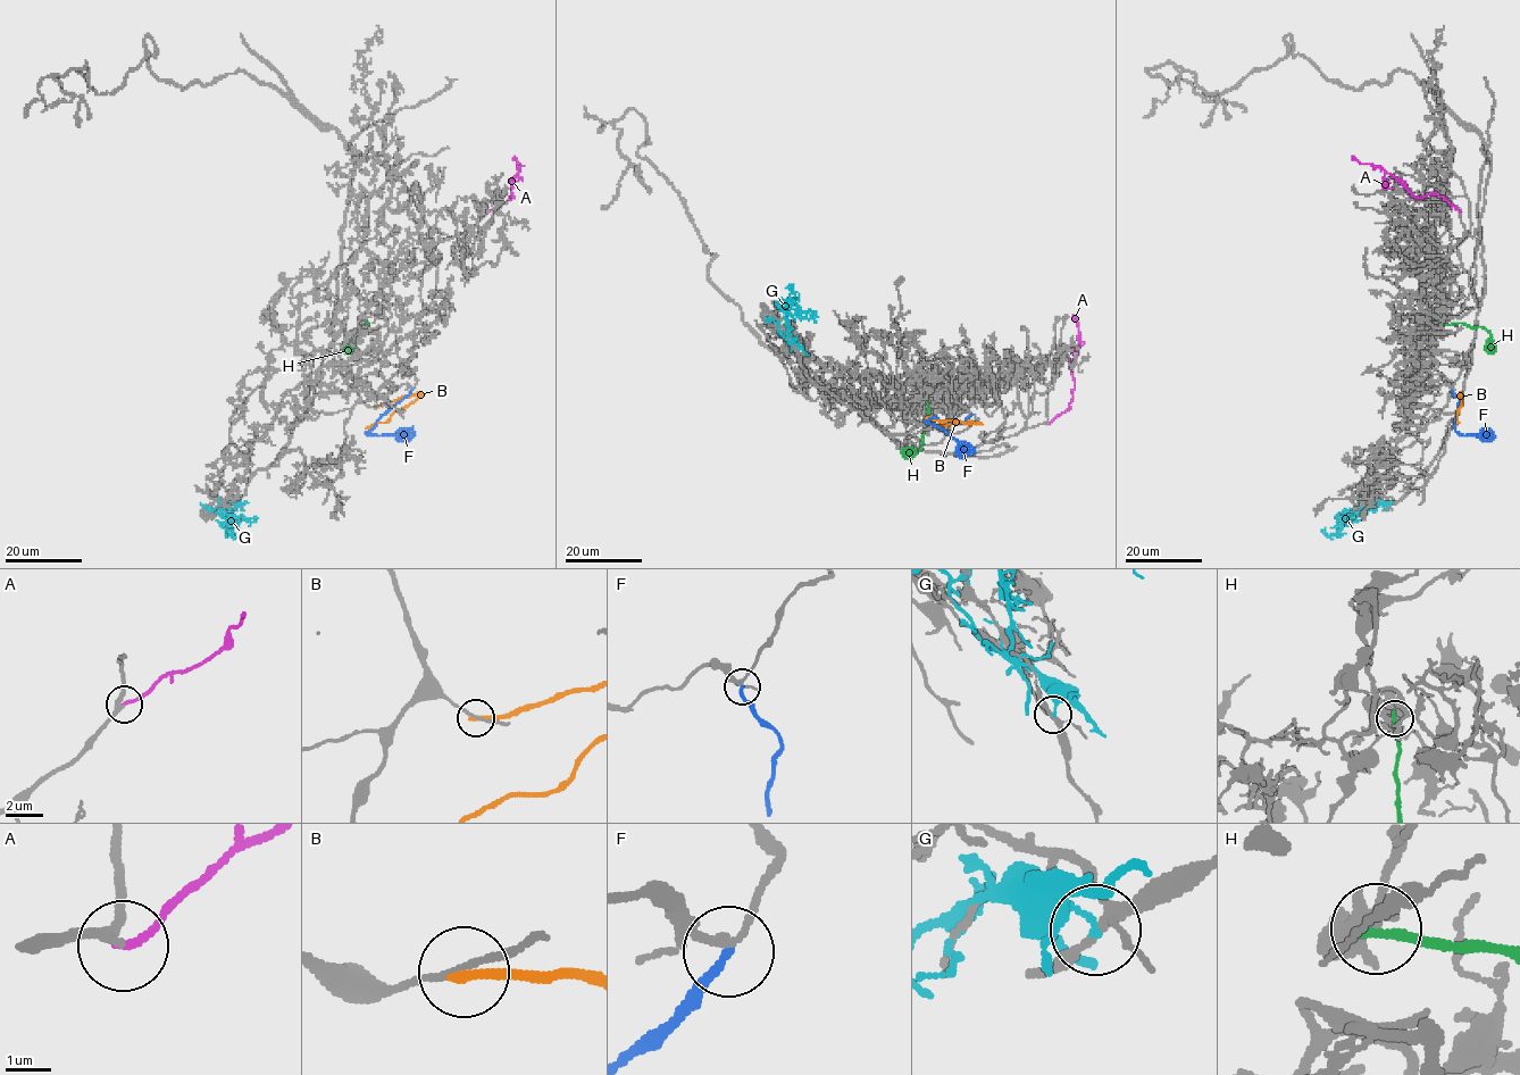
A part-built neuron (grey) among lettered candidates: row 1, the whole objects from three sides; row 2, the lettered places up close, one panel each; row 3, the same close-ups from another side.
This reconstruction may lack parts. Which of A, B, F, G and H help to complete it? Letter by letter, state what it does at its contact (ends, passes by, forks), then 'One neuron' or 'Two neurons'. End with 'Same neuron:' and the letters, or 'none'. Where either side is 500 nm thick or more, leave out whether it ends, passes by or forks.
A: It ends there. One neuron
B: It ends there. Two neurons
F: It ends there. Two neurons
G: It ends there. Two neurons
H: It ends there. Two neurons
Same neuron: A

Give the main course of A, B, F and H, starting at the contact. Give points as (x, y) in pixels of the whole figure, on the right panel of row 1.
A: (1461, 211), (1436, 193), (1416, 198), (1380, 168), (1351, 158)
B: (1460, 406), (1460, 392), (1454, 428)
F: (1452, 388), (1460, 399), (1454, 430), (1463, 435), (1491, 433)
H: (1424, 321), (1481, 326), (1491, 335), (1486, 347), (1489, 352)

